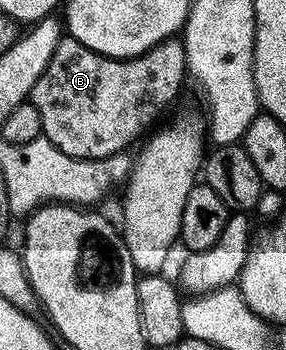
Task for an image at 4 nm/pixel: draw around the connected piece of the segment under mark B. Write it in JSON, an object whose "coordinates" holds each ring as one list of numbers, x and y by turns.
{"coordinates":[[63,38,31,89,28,100,37,106,42,123,42,136,50,140,52,146,77,160,103,160,125,153,126,147,137,136,145,137,158,124,158,115,177,98,182,83,187,83,187,80,186,48,181,39,171,38,160,42,131,60,117,60,88,50,88,46,78,40]]}

